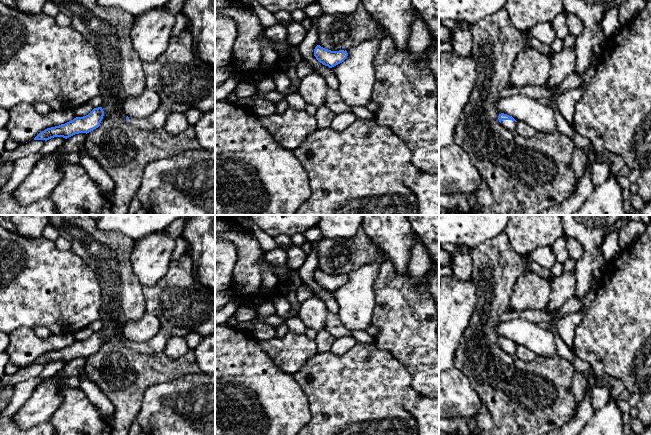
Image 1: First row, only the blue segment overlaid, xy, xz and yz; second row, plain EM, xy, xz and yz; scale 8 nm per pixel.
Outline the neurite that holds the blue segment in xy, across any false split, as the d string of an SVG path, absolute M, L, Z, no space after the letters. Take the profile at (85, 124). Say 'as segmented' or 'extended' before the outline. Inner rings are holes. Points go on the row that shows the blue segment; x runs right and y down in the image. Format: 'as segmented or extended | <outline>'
as segmented | M102 107L94 108L88 115L76 117L73 120L59 126L47 128L40 132L34 140L49 140L54 137L65 139L79 133L89 133L100 126L104 111Z

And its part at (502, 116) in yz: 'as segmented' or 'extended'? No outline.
extended

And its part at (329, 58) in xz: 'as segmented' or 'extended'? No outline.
as segmented

